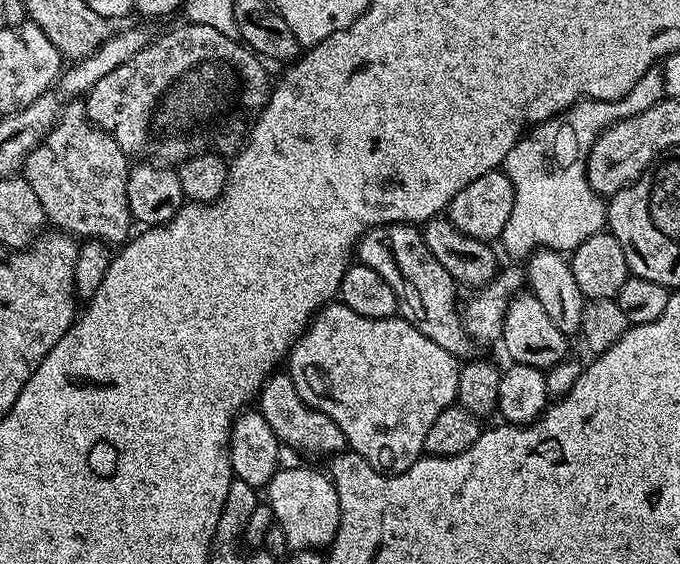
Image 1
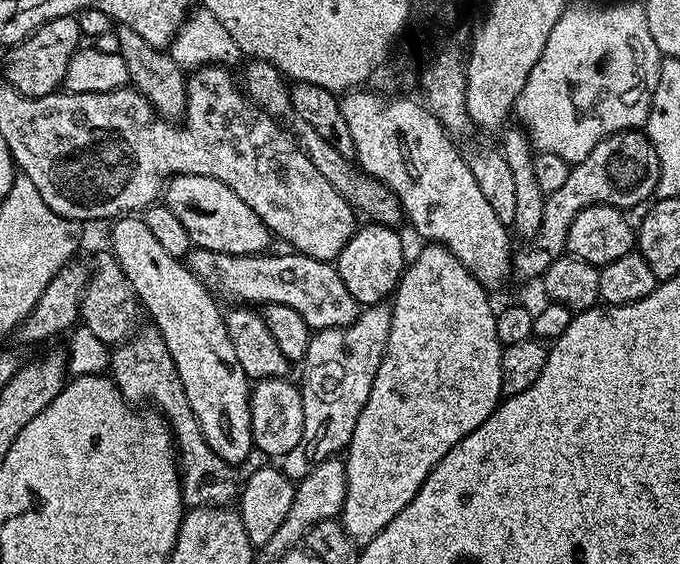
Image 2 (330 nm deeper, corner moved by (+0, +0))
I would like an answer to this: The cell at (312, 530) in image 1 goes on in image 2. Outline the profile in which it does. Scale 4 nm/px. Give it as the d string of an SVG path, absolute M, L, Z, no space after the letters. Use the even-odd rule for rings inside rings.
M387 303L370 304L361 311L360 317L352 324L341 328L321 328L313 335L302 361L302 367L305 368L304 384L302 383L300 388L304 407L302 438L298 446L294 446L294 450L290 450L282 458L282 470L288 475L289 480L293 482L304 480L306 474L310 474L316 466L333 459L347 449L354 434L354 426L358 426L358 414L362 414L362 406L366 406L366 398L370 398L374 374L378 374L378 366L382 362L382 354L390 338L391 321L392 310Z

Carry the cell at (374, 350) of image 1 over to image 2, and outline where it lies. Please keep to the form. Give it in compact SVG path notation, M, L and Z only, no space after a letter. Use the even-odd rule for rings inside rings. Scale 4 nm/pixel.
M173 176L162 193L162 200L174 210L178 222L186 226L186 234L195 247L231 256L255 256L267 253L268 243L273 243L274 237L262 218L258 218L258 214L230 190L230 186L222 186L222 182L214 178Z

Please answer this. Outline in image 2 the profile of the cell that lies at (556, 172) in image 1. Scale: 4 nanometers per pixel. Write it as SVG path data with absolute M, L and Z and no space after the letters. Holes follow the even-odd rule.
M573 3L562 14L562 18L558 18L558 22L554 22L554 30L550 30L550 38L546 38L546 50L542 50L542 56L538 58L538 62L534 62L534 70L530 70L530 74L526 78L526 86L522 86L522 94L516 100L515 119L521 120L517 121L527 132L536 152L558 154L558 158L566 158L566 162L573 166L581 164L586 158L586 154L590 154L590 150L594 150L594 146L598 146L598 142L602 142L606 136L612 136L615 132L640 130L647 125L652 95L658 86L661 59L658 46L654 46L654 38L650 38L650 26L646 26L643 3L604 4L601 8L591 8L588 4Z

